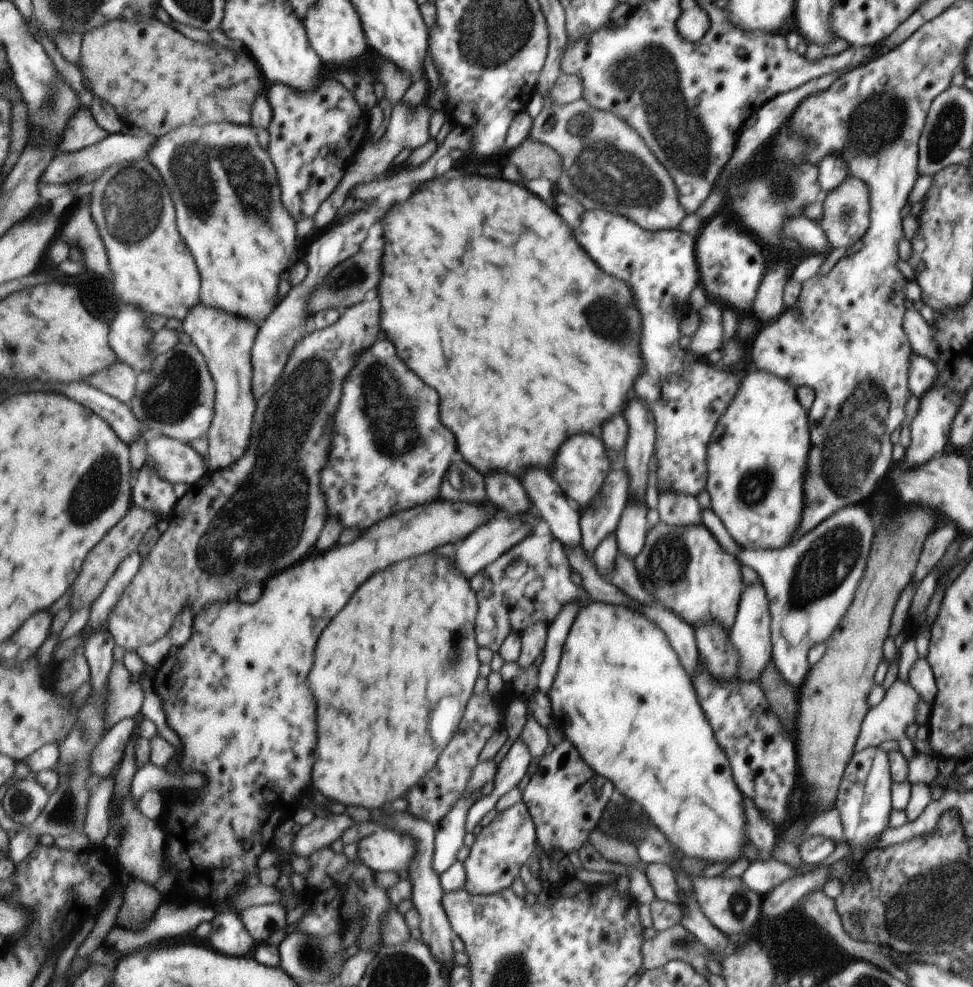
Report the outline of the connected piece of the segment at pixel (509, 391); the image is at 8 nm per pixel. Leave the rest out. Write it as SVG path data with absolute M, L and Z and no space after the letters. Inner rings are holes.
M457 176L449 180L425 182L423 188L413 192L405 202L391 206L383 226L385 226L387 246L381 260L383 278L379 284L379 294L383 304L381 328L383 332L387 332L387 338L393 344L393 348L397 348L397 356L401 356L401 360L405 360L405 364L409 364L409 368L413 368L417 376L421 374L425 384L437 388L437 394L441 396L441 420L445 420L445 428L453 428L453 432L457 432L457 444L461 444L461 456L477 472L483 474L485 470L505 470L513 476L519 476L525 466L549 468L557 446L563 442L563 436L577 434L577 430L589 432L593 426L601 424L603 420L621 410L625 402L625 388L631 388L633 380L641 370L641 358L637 352L637 342L640 342L640 312L633 306L632 292L629 292L626 283L603 274L575 244L569 228L559 218L555 218L553 210L547 208L537 196L533 196L519 184L481 178L481 176ZM507 238L513 240L509 246L505 246Z

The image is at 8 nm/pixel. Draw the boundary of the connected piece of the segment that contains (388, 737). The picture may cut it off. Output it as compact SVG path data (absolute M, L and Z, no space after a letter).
M425 554L425 556L401 560L385 568L385 572L377 572L373 578L369 578L369 582L361 584L361 588L353 594L353 600L349 600L341 616L337 616L337 620L333 620L333 624L329 624L329 628L325 630L325 636L321 636L321 644L317 646L317 654L315 654L317 660L311 676L313 676L315 696L321 704L321 712L317 712L321 720L321 748L317 748L317 752L321 752L321 760L317 760L317 776L313 776L312 789L321 792L329 801L347 804L347 806L355 804L365 808L381 809L381 806L385 808L385 804L392 806L402 801L404 792L416 785L423 774L435 764L439 753L453 738L461 720L463 709L479 672L478 656L475 656L478 646L475 646L475 636L473 636L473 620L477 609L474 592L471 592L467 580L457 572L457 568L449 558L437 554Z

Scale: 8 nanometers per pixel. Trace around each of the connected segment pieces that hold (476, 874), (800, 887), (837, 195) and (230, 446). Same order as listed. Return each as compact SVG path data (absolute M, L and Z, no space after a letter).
M523 801L502 811L497 811L494 818L479 834L474 835L474 841L467 858L462 862L464 883L462 889L470 895L495 895L507 889L507 886L519 876L519 868L527 862L533 852L533 823L528 808Z
M825 868L817 869L811 874L805 874L805 878L795 878L789 882L783 882L781 886L777 886L775 890L765 895L764 902L761 903L761 914L767 918L779 916L801 898L803 892L817 888L825 882Z
M846 175L845 178L829 192L826 192L822 202L822 216L819 226L831 248L843 248L856 240L862 239L868 226L868 211L870 194L868 186L857 177Z
M202 302L182 320L181 328L205 355L216 382L216 413L208 432L209 471L229 468L249 448L257 410L252 387L252 350L259 334L259 324L255 319L236 316L220 308L205 306Z

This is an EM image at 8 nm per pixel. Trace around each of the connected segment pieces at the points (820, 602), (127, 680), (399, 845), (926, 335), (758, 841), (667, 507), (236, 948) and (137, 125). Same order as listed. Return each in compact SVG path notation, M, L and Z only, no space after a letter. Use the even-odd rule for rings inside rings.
M845 506L835 514L828 516L819 526L809 531L807 535L800 536L791 546L787 545L777 550L751 550L738 546L736 558L747 564L751 570L757 572L761 584L764 586L767 600L769 600L769 614L771 614L771 662L777 672L793 686L799 686L807 674L807 650L823 642L837 626L839 618L847 612L854 592L859 584L866 558L870 549L871 536L873 536L873 520L869 512L859 506Z
M114 662L106 690L108 691L108 695L105 701L104 719L106 720L107 729L113 728L125 718L141 714L146 697L144 686L141 684L141 681L138 680L135 682L135 680L133 680L132 672L128 668L125 668L123 662Z
M383 826L357 845L357 856L374 872L408 871L415 853L413 840L406 833L396 833Z
M915 309L905 311L903 329L911 345L911 352L930 361L938 357L939 350L934 334L930 332L930 326Z
M745 798L745 834L751 844L759 850L759 858L769 858L769 850L775 842L773 826L759 814L759 810L753 806L749 798Z
M665 489L657 495L658 515L661 521L673 526L694 525L700 522L698 502L694 496Z
M238 912L221 913L213 920L211 942L217 952L237 957L250 956L258 945Z
M139 15L138 18L125 19L117 18L109 24L103 24L101 28L95 28L87 34L87 44L83 46L83 52L81 52L81 73L83 74L85 85L91 90L92 93L97 94L99 98L112 104L120 117L124 120L129 130L139 132L140 134L150 134L160 137L161 135L166 136L168 132L175 131L179 127L189 127L192 124L209 124L209 123L220 123L223 121L229 121L232 123L239 123L242 125L252 124L252 106L257 98L257 95L261 93L263 88L263 82L261 82L261 71L258 63L255 64L252 56L244 48L241 51L231 50L221 46L215 41L209 43L199 42L197 40L191 40L187 38L185 34L174 30L170 24L165 24L161 20L154 19L147 15Z

